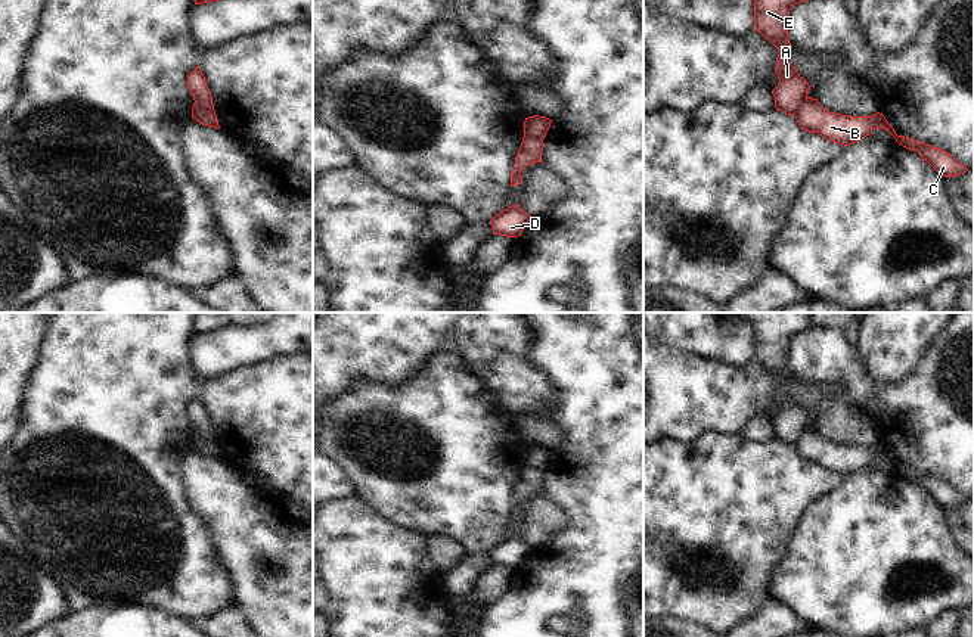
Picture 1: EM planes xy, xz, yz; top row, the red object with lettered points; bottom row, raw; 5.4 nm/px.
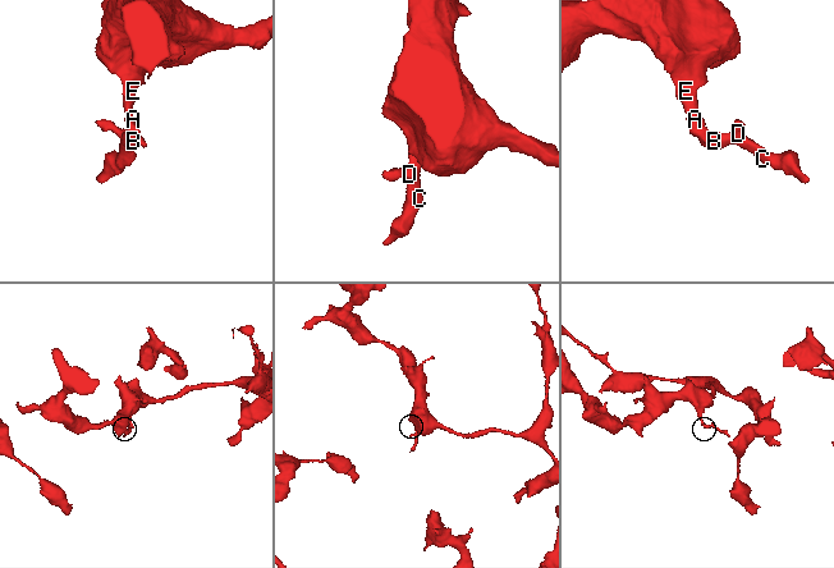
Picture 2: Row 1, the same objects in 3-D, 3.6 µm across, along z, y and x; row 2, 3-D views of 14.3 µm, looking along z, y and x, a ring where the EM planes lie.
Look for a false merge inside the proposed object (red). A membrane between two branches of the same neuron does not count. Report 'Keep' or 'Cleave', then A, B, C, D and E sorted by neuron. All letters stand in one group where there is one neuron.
Cleave. Groups: A E / B C D.

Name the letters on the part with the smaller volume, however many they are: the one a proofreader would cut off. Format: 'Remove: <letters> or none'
Remove: B, C, D

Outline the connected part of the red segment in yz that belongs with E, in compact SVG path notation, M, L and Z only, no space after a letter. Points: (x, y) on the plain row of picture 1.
M741 313L754 330L754 355L779 382L775 403L779 408L772 420L775 438L794 445L807 428L810 416L788 391L792 377L788 369L790 341L812 327L807 313Z

